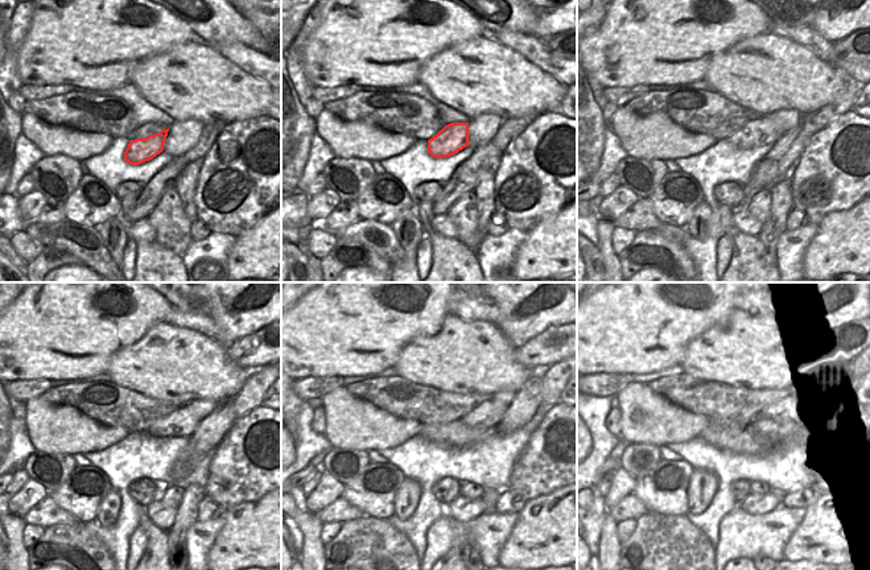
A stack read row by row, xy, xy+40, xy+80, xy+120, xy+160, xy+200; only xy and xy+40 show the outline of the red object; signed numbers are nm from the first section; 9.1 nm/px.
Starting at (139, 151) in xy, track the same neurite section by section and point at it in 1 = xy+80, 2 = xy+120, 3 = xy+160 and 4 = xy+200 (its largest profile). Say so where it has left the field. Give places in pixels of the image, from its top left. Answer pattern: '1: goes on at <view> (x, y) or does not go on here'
1: goes on at xy+80 (761, 131)
2: goes on at xy+120 (181, 422)
3: goes on at xy+160 (487, 414)
4: goes on at xy+200 (794, 407)

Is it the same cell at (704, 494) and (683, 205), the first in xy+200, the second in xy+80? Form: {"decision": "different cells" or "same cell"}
{"decision": "different cells"}

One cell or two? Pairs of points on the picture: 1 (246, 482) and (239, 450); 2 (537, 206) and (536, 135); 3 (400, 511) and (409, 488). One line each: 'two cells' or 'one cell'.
1: one cell
2: one cell
3: one cell

